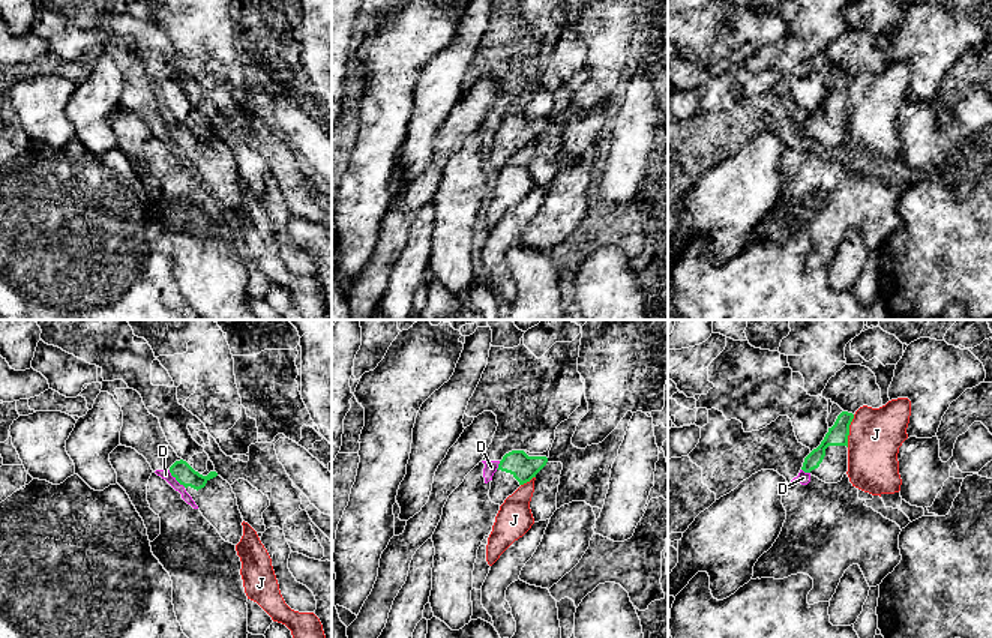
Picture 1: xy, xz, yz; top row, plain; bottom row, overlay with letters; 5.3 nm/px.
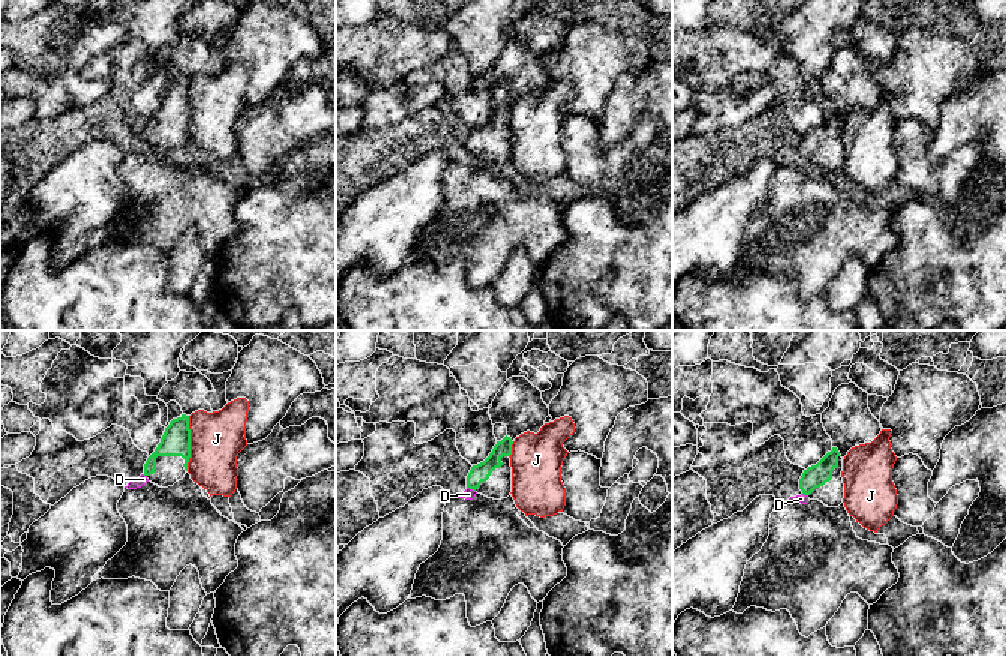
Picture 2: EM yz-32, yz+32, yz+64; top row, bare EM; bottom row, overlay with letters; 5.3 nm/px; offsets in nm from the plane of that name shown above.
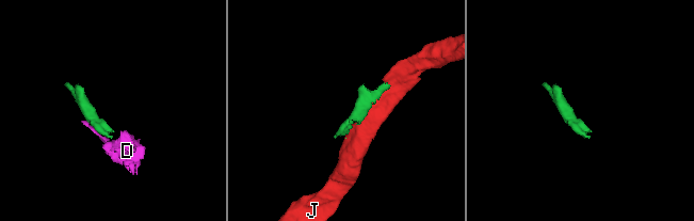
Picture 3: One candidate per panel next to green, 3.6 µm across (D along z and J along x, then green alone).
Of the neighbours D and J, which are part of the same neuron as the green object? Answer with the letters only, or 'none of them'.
none of them

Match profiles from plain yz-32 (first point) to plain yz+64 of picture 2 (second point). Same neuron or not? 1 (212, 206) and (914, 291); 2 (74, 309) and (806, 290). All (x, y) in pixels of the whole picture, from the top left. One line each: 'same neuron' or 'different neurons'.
1: different neurons
2: different neurons

